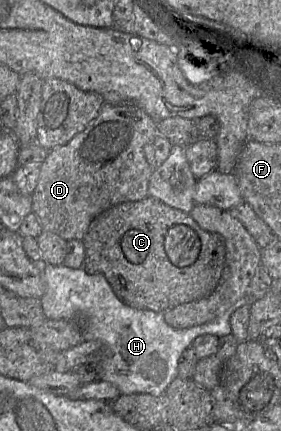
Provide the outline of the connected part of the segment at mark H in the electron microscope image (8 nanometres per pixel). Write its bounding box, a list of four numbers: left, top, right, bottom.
[41,264,250,395]

